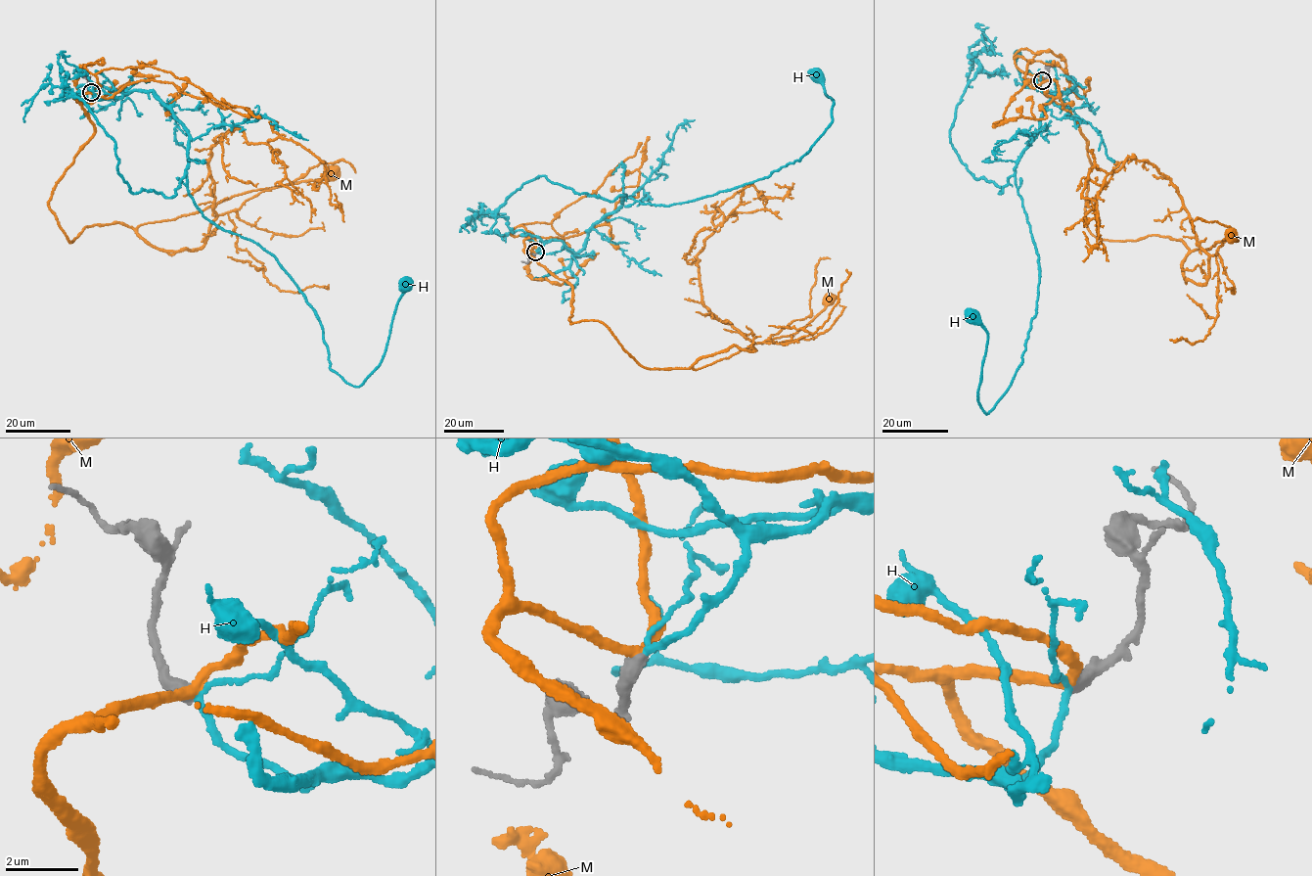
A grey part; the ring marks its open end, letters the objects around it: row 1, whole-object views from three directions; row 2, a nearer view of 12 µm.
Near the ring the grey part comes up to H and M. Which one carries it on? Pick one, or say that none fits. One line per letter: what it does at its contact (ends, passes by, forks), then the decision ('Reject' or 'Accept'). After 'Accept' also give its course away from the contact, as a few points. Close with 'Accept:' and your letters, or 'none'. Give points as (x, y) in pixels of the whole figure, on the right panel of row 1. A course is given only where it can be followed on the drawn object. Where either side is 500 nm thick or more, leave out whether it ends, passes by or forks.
H: It passes by. Accept. Its course: (1042, 80), (1069, 91), (1049, 100), (1015, 170), (1039, 257), (1035, 314), (985, 414), (987, 335), (972, 316)
M: It passes by. Reject
Accept: H

